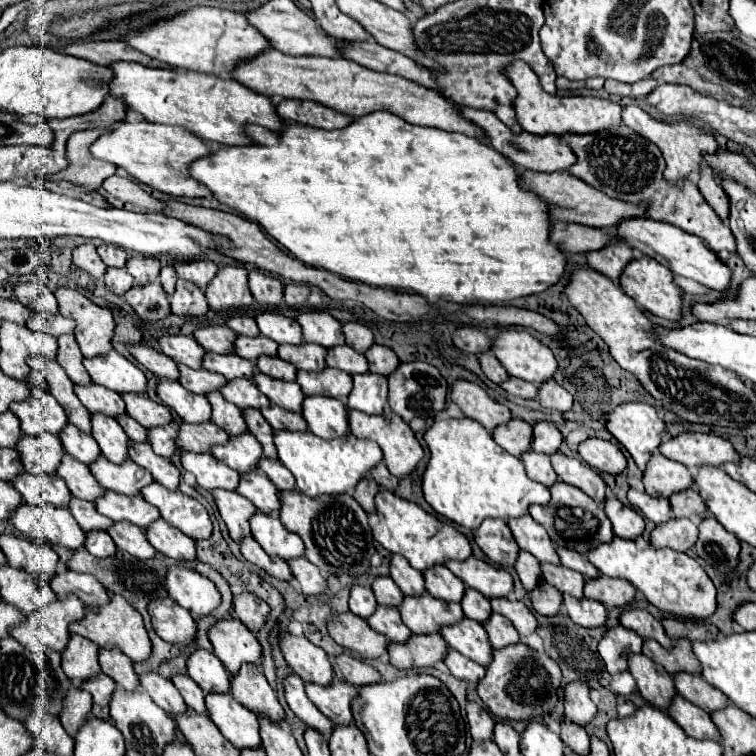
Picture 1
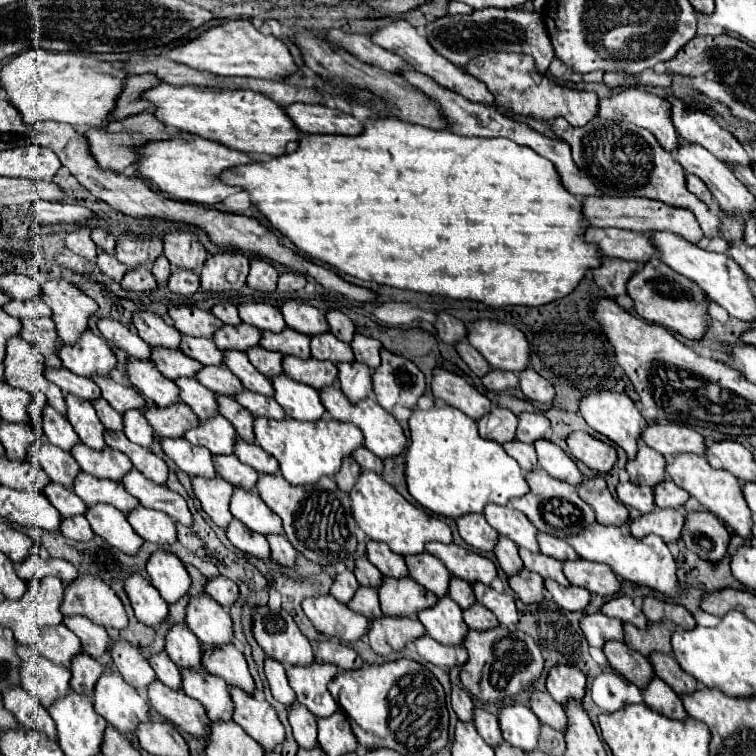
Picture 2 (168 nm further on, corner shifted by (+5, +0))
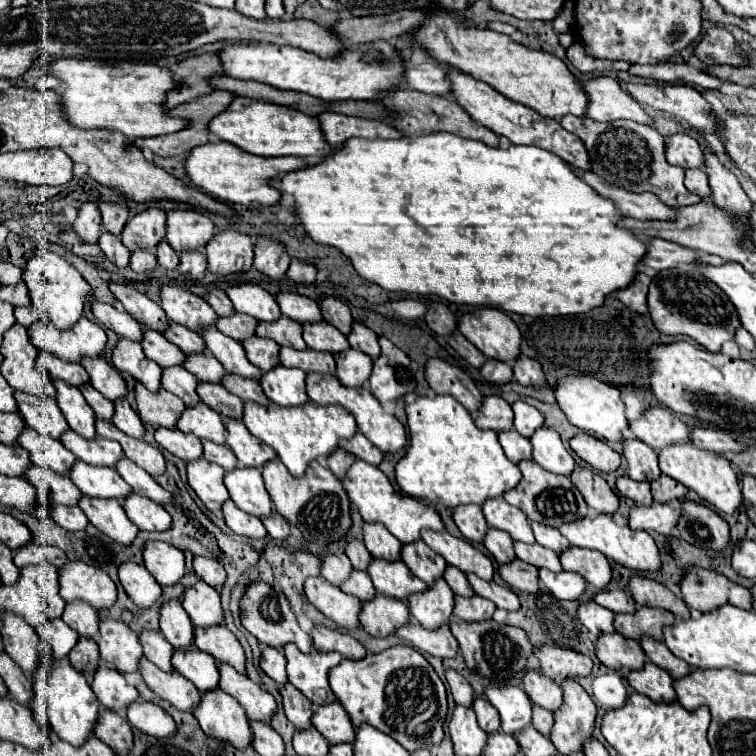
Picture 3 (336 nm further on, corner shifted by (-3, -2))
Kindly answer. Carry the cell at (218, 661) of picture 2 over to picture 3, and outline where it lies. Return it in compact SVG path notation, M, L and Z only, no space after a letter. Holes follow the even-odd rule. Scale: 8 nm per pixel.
M225 625L195 627L193 643L201 651L207 651L209 655L213 655L217 661L225 661L225 663L233 665L237 671L245 673L245 653L243 653L243 647L239 645L237 637Z

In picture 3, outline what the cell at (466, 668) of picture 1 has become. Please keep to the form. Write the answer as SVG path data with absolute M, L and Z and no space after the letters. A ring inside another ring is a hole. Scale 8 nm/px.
M411 621L403 627L399 627L395 633L397 633L397 637L409 641L409 645L413 645L415 649L421 649L421 651L435 655L435 657L441 657L441 659L453 657L459 651L459 645L447 625L441 625L439 629L429 631L429 629L421 627L421 623Z

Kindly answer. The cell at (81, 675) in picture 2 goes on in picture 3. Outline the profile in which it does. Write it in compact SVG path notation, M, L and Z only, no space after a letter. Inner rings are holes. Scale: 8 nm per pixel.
M79 637L77 645L69 651L69 661L87 677L93 675L93 671L99 667L99 655L97 655L97 643L89 637Z

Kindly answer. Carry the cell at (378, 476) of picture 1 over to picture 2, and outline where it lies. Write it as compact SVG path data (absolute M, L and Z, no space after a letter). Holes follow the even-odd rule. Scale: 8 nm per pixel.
M361 447L357 449L357 453L353 453L353 459L361 465L361 469L367 469L367 471L375 471L377 475L383 473L383 461L379 457L375 457L369 449Z

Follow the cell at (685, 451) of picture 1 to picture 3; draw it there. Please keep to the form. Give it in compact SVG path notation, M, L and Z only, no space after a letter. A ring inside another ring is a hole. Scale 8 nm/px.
M661 405L649 407L639 419L629 421L629 429L635 433L639 441L647 443L655 451L667 445L689 443L687 425L679 421L673 411Z

